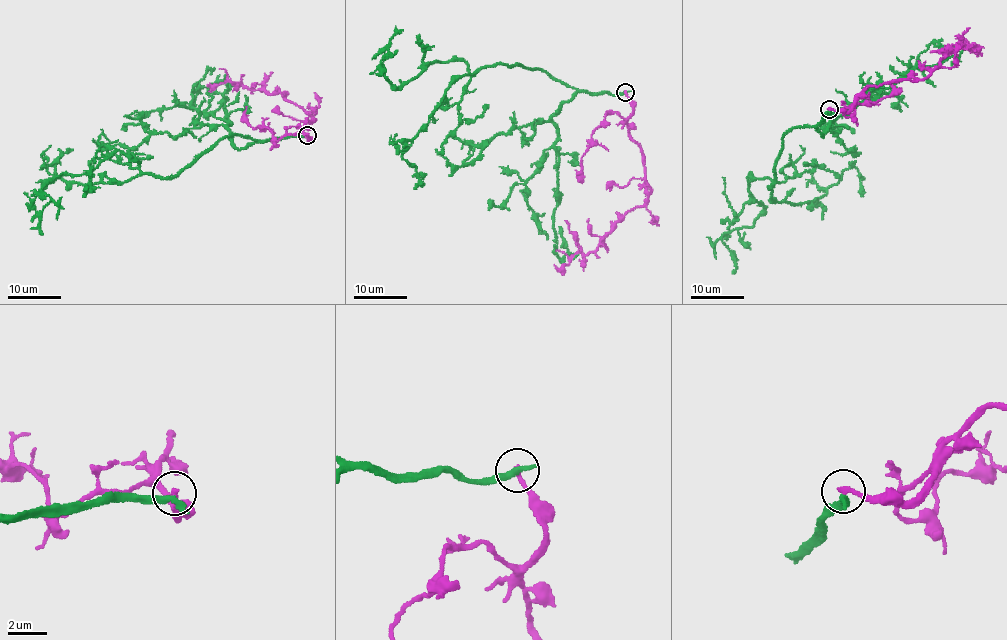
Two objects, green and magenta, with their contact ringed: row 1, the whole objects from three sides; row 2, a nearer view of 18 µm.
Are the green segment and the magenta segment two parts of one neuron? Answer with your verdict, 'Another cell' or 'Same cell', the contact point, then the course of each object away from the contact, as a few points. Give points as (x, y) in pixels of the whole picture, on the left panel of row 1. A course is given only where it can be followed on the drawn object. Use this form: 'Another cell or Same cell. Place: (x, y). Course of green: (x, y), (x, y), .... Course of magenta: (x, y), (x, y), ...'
Another cell. Place: (307, 135). Course of green: (308, 136), (232, 134), (169, 178), (115, 150), (40, 190), (51, 197), (43, 234). Course of magenta: (308, 134), (308, 140), (302, 127), (306, 119), (314, 121), (308, 123), (311, 115), (278, 92), (230, 82)

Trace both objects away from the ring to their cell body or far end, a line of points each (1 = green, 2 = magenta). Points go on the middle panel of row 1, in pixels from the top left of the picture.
1: (626, 91), (581, 91), (517, 64), (473, 75), (458, 61), (395, 87), (382, 59), (398, 50)
2: (625, 92), (633, 109), (625, 122), (640, 149), (648, 198), (586, 254), (580, 253), (564, 220)

